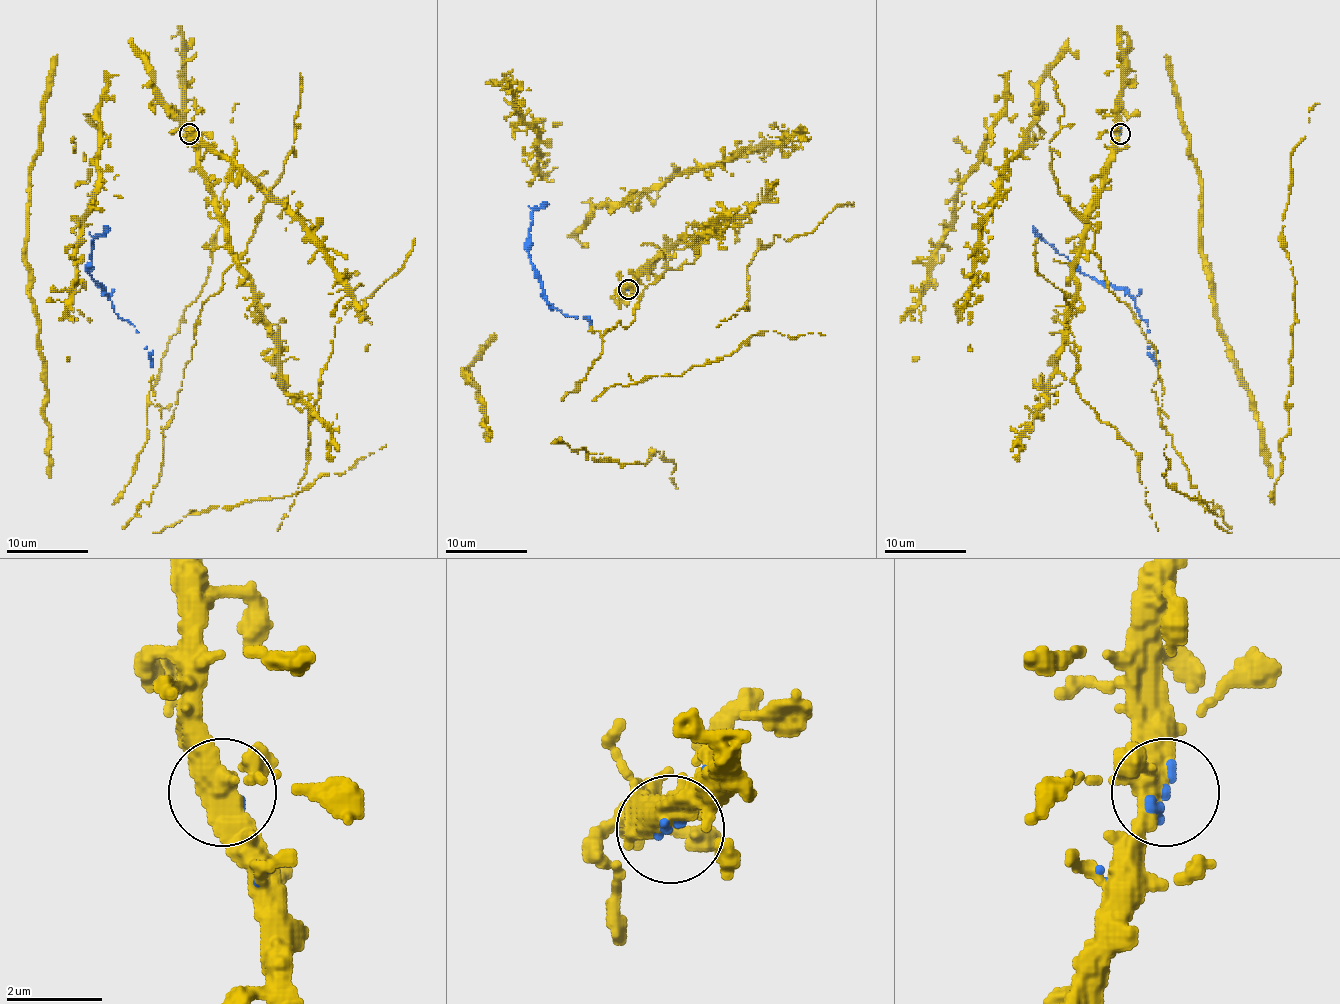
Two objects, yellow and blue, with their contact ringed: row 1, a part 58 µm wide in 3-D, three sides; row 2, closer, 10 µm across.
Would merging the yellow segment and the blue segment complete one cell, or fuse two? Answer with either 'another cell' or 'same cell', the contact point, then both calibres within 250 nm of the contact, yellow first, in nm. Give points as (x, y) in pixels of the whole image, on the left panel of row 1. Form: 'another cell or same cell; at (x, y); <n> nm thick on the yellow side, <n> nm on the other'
same cell; at (189, 133); 480 nm thick on the yellow side, 220 nm on the other

